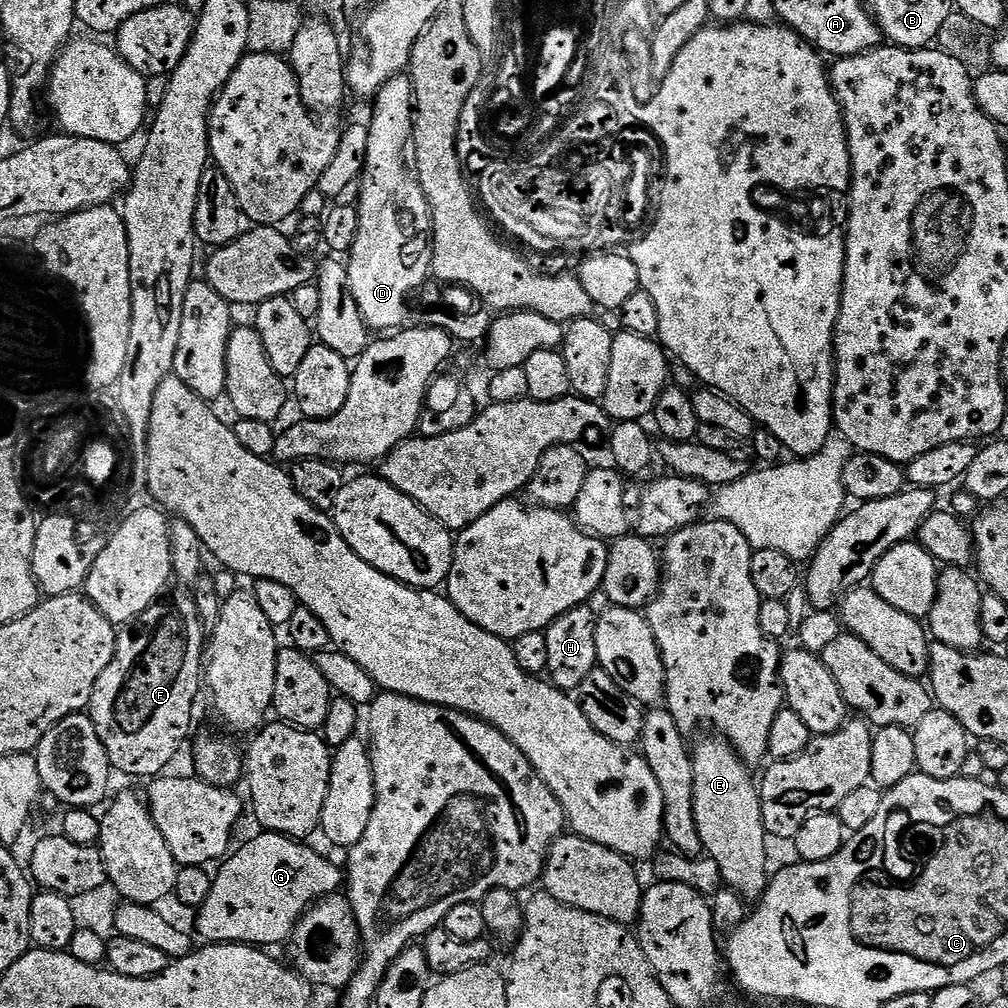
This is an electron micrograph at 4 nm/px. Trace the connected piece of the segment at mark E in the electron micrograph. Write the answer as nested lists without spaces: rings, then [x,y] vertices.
[[[723,738],[704,740],[695,745],[692,752],[694,766],[694,822],[698,822],[698,838],[702,838],[704,852],[720,867],[720,879],[745,901],[756,902],[768,888],[768,843],[770,837],[764,830],[760,790],[757,781],[752,781],[749,765],[740,759],[735,748]]]

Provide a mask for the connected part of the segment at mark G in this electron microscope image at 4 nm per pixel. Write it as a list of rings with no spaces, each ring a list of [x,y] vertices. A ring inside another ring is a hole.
[[[261,831],[260,836],[248,840],[240,849],[237,847],[219,865],[212,876],[210,894],[206,902],[195,913],[196,932],[205,945],[209,944],[250,944],[269,946],[268,944],[287,945],[296,924],[308,913],[308,909],[327,896],[335,896],[341,891],[346,876],[332,860],[327,860],[320,852],[315,852],[308,842],[283,836],[277,832]]]

